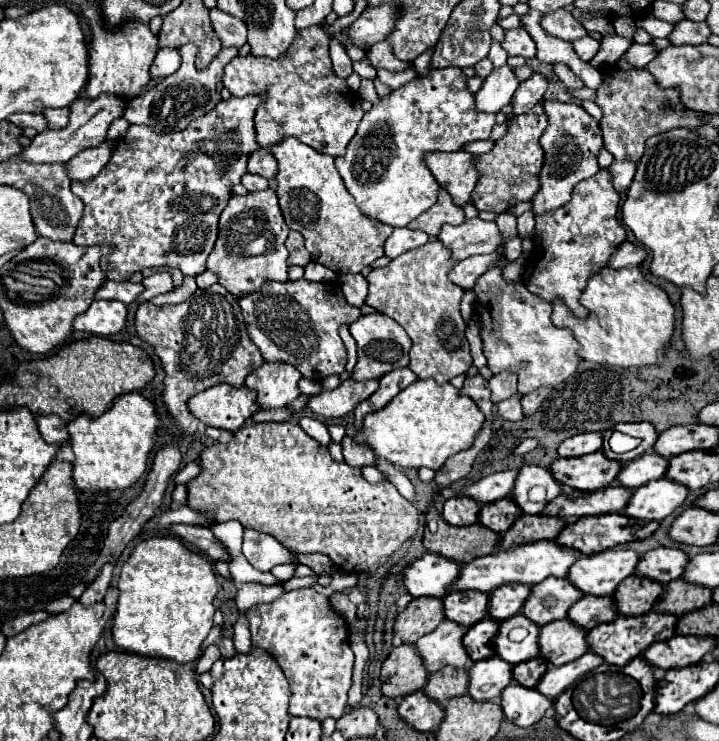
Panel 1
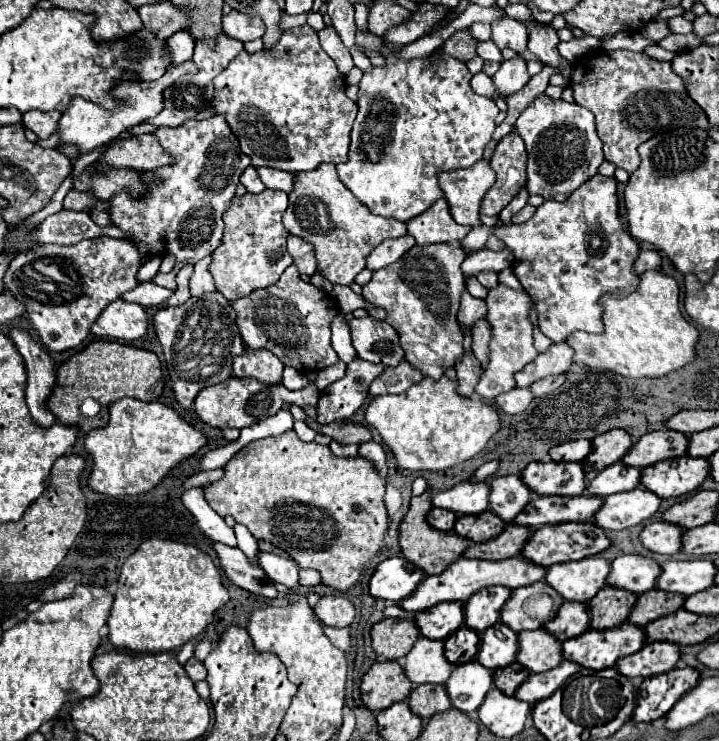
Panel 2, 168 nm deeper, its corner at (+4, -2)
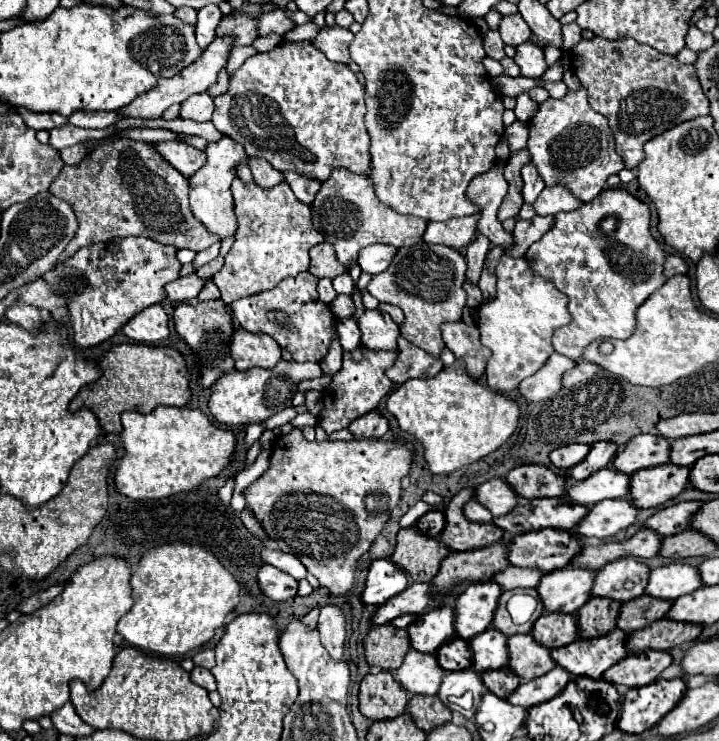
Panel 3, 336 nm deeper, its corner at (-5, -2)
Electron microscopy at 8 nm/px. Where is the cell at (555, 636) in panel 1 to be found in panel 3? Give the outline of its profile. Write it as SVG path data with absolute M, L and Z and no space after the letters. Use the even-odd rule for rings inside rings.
M530 634L510 636L506 646L508 646L508 668L522 680L534 680L556 666L554 660L550 658L550 650L534 642Z

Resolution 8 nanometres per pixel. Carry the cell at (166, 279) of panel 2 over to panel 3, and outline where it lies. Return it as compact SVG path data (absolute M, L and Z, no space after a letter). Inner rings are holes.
M216 242L216 244L212 244L212 246L206 248L206 250L202 250L202 252L196 256L196 260L194 260L196 268L202 266L202 264L206 264L206 262L210 262L210 260L214 260L218 254L220 254L220 244Z

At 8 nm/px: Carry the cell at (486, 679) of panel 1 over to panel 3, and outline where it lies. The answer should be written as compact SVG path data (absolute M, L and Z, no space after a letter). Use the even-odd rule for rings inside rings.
M476 670L446 672L444 678L442 678L442 684L440 684L440 690L438 690L438 698L440 698L440 700L444 702L444 706L450 708L452 712L460 712L464 718L472 718L476 710L462 710L462 708L456 708L456 704L450 704L450 702L448 702L450 696L462 696L464 692L472 692L472 694L474 694L474 700L476 700L476 706L480 704L482 694L486 692L486 688L482 686L480 672L476 672Z

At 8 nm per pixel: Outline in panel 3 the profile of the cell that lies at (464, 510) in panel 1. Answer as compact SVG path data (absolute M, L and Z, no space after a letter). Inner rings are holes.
M430 510L424 516L418 518L416 528L430 538L438 538L438 534L444 530L444 514L438 510Z

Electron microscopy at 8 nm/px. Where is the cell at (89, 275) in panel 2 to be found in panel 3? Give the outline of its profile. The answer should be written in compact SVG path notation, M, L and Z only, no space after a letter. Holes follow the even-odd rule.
M114 238L110 242L98 242L88 248L80 248L68 262L56 264L54 270L46 272L44 280L52 284L52 288L58 294L66 294L70 298L68 310L72 318L72 328L74 328L74 342L80 348L86 346L96 346L108 338L112 338L134 314L142 312L144 308L152 304L160 304L166 298L164 286L176 278L180 278L180 260L176 258L178 248L160 244L150 238Z

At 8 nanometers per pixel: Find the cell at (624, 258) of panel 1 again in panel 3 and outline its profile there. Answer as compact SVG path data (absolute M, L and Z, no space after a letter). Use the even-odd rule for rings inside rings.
M668 256L666 260L666 276L672 278L676 274L686 274L688 272L688 264L680 258L680 256Z

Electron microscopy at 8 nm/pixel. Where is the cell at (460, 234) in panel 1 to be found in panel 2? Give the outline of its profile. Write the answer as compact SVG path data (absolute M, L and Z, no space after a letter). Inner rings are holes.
M595 174L565 202L545 200L535 210L531 220L519 226L473 226L459 244L467 252L477 252L485 248L489 236L497 236L501 242L505 242L505 246L517 254L517 262L536 260L533 270L521 263L515 265L513 271L535 302L541 332L553 342L567 340L567 336L575 330L603 332L603 308L599 298L605 292L629 292L637 288L637 272L631 270L631 264L637 258L639 246L619 220L615 178ZM593 236L599 238L599 246L593 246Z

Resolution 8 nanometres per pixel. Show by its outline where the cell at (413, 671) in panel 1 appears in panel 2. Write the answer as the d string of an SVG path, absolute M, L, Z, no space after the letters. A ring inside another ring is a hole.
M383 660L375 662L363 676L361 698L369 710L385 710L389 704L405 700L413 690L409 678L401 670L399 662Z

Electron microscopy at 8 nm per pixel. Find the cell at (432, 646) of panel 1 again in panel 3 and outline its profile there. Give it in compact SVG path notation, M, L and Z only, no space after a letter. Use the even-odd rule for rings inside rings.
M410 650L404 656L402 666L394 670L392 676L408 694L434 696L442 682L444 670L436 662L434 654L422 654L418 650Z

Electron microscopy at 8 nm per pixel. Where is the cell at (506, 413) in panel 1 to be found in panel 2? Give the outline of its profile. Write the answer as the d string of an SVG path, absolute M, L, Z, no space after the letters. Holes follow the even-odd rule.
M513 388L513 390L495 398L497 406L505 414L521 414L529 406L531 400L533 400L533 394L529 392L529 388Z

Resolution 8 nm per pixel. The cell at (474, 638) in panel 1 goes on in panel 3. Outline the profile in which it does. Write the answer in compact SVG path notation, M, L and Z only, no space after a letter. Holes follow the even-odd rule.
M458 636L450 638L436 650L436 660L442 666L442 670L448 670L448 672L472 668L472 654L470 654L468 642Z

